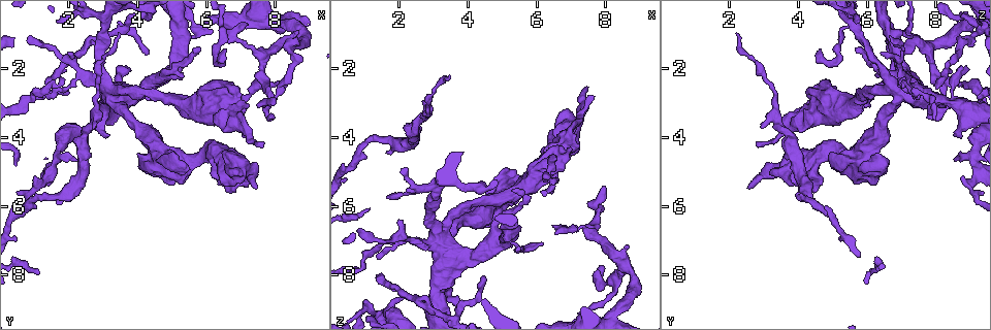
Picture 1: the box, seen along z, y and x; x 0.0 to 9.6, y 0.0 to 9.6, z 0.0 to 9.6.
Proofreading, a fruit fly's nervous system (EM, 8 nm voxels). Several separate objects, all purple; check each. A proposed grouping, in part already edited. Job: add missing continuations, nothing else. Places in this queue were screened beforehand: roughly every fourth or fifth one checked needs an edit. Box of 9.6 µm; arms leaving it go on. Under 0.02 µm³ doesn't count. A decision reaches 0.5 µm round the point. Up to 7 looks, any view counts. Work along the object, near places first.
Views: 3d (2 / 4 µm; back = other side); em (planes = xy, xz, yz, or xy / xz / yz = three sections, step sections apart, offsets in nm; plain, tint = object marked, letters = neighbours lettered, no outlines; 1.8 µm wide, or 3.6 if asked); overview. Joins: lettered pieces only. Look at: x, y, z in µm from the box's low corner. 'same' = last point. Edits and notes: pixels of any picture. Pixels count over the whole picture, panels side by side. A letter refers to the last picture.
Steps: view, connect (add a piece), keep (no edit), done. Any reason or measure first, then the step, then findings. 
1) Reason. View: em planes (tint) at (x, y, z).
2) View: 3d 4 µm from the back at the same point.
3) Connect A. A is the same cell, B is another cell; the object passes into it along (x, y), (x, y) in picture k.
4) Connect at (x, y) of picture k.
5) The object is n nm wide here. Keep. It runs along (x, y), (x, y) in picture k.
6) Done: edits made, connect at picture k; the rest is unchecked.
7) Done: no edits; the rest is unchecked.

Thick turns thin. View: 3d 4 µm from the back at (2.85, 2.50, 3.20).

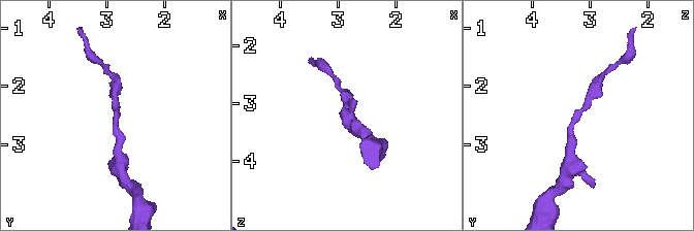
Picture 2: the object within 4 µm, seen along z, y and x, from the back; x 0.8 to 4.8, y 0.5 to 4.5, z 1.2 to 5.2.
View: em planes (letters) at (2.90, 2.50, 3.25).

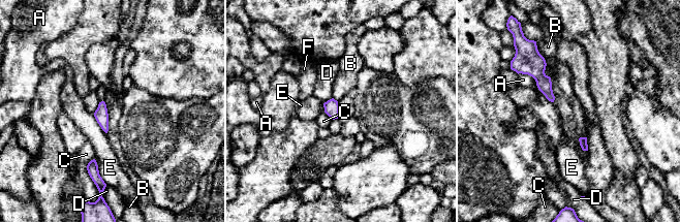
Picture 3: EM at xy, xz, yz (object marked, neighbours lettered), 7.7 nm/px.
The object is 110 nm wide here. Keep. A, B, C, D, E and F are other cells; a border runs along (537, 50), (550, 77) in picture 3; no lettered piece goes on from it.

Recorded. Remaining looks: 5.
An open end. View: 3d 4 µm from the back at (2.00, 1.45, 6.40).

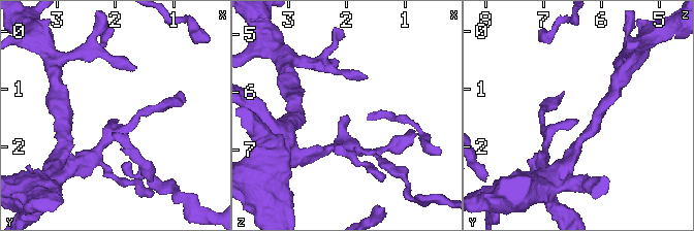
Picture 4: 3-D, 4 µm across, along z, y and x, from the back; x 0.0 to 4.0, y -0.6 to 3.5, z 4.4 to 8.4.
Now the EM. View: em planes (letters) at (2.00, 1.55, 6.40).

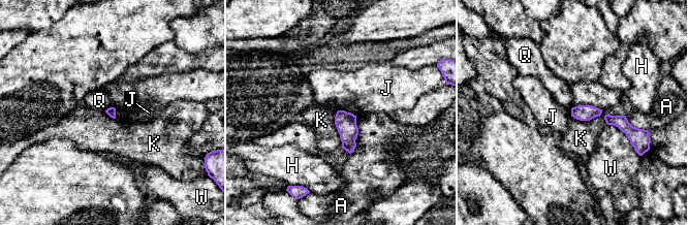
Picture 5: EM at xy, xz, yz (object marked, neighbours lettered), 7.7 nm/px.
Keep. A, H, J, K, Q and W are other cells; a border runs along (340, 109), (350, 111), (355, 116) in picture 5; none of them fits.

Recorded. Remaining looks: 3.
Narrows sharply. View: em yz step 16 (tint) at (6.90, 1.25, 6.70).

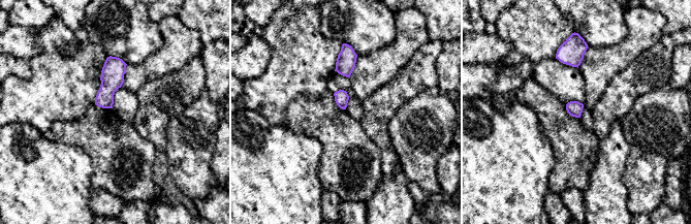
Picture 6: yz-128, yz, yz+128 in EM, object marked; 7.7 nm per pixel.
Another direction. View: em xy step 4 (tint) at the same point.

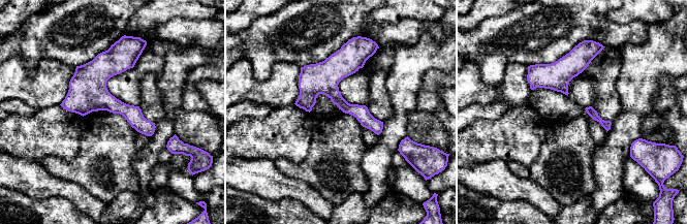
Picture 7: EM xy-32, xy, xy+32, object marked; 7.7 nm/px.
See the neighbours. View: em xy step 4 (letters) at the same point.

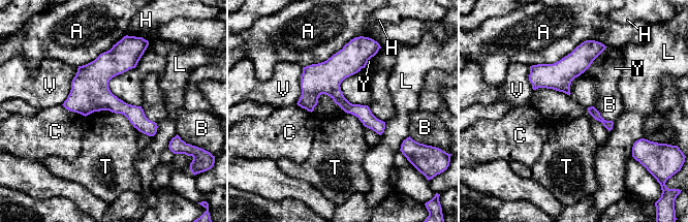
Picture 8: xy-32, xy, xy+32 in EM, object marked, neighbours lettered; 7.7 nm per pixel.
Keep. A, B, C, H, L, T, V and Y are other cells; it runs along (341, 53), (335, 93), (379, 131) in picture 8; no lettered piece goes on from it.

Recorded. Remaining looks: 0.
Done: no edits; the rest is unchecked.

